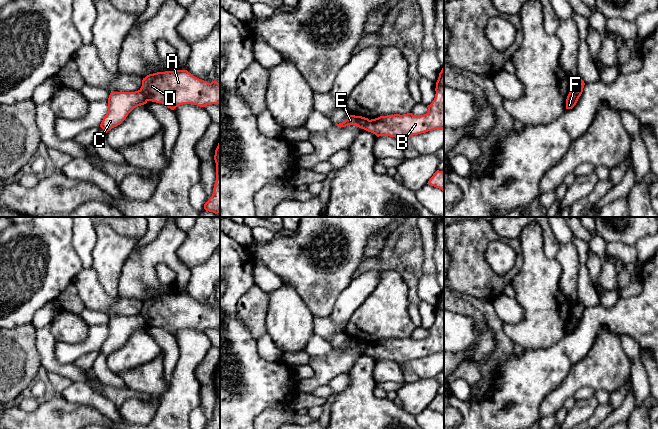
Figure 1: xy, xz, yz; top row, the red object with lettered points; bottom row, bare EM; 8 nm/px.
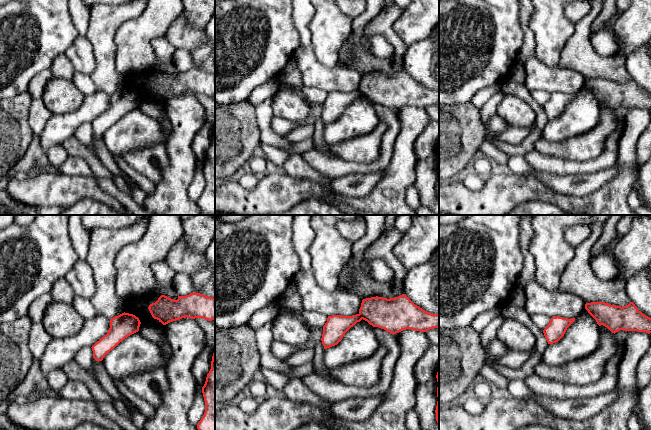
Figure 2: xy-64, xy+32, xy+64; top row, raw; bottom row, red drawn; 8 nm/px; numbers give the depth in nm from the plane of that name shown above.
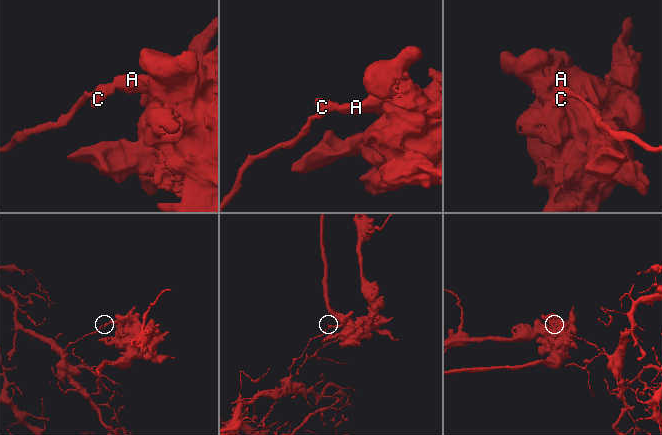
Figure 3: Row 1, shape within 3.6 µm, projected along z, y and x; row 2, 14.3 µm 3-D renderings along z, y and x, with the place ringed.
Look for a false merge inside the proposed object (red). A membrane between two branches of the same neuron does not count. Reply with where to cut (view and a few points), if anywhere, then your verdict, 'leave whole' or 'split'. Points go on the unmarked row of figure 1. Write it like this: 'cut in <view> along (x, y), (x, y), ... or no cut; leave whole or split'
cut in xy along (140, 313), (147, 324); split

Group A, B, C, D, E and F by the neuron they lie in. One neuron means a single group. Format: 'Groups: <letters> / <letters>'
Groups: A B D / C E F

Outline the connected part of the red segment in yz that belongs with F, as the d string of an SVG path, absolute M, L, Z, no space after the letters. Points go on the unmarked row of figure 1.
M571 314L566 323L566 333L572 333L576 329L578 323L579 321Z

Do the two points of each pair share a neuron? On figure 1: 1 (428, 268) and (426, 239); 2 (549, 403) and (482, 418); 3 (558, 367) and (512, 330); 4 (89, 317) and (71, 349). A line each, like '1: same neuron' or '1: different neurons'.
1: same neuron
2: different neurons
3: different neurons
4: different neurons

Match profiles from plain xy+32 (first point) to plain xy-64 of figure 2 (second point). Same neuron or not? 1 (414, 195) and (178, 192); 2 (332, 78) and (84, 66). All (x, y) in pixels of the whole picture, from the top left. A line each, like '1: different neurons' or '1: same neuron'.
1: different neurons
2: same neuron

